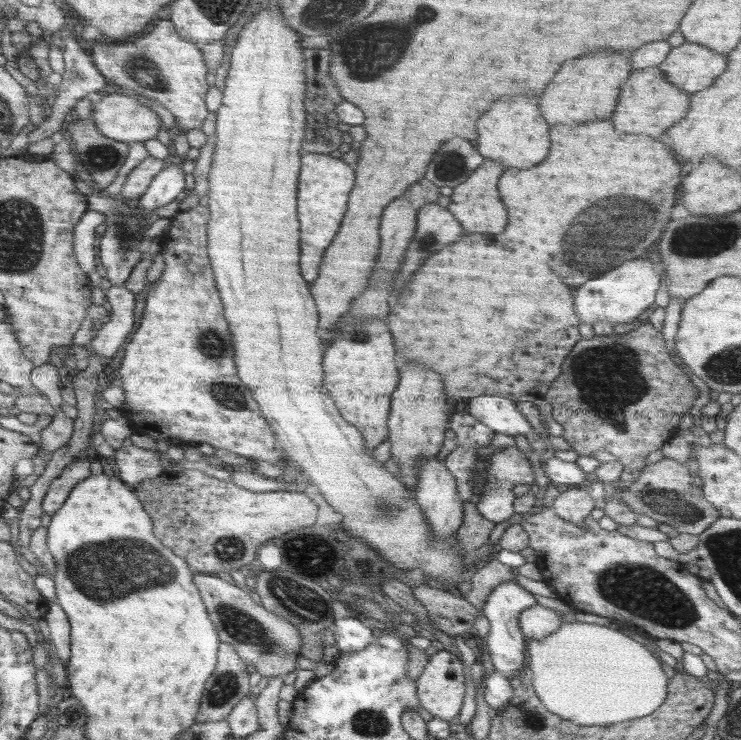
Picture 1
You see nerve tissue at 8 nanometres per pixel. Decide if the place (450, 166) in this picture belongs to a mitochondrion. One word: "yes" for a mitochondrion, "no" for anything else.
yes

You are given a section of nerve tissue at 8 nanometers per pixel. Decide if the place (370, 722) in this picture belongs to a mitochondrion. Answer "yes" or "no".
yes

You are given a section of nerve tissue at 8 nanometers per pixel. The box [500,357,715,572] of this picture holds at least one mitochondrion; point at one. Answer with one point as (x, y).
(667, 501)

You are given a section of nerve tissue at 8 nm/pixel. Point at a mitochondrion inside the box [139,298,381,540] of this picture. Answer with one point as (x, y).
(211, 341)

